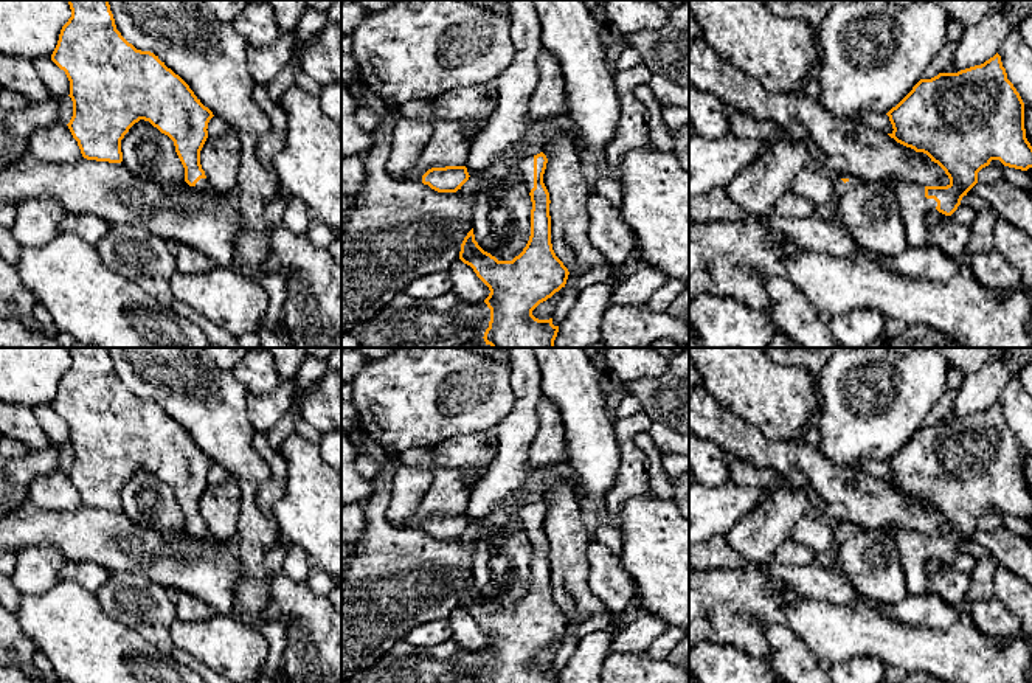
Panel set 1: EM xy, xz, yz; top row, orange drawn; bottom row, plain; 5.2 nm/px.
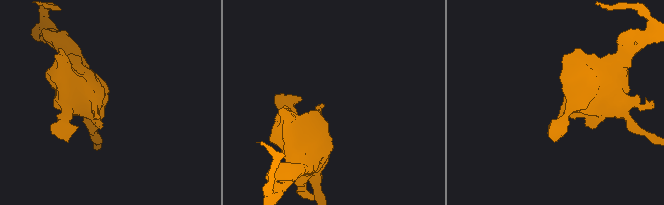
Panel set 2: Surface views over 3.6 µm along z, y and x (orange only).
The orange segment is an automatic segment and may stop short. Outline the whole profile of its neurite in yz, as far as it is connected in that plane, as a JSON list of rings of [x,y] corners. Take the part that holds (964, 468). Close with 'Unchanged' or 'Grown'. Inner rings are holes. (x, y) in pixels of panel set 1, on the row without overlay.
[[[998,400],[981,413],[920,427],[886,463],[894,477],[888,483],[916,500],[926,501],[950,526],[947,534],[889,529],[906,574],[908,595],[928,595],[925,562],[937,557],[951,563],[962,545],[978,531],[978,520],[992,508],[1021,518],[1032,515],[1032,494],[1024,477],[1024,450],[1007,427]]]. Grown

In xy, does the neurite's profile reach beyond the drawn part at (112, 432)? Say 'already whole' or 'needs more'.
needs more

